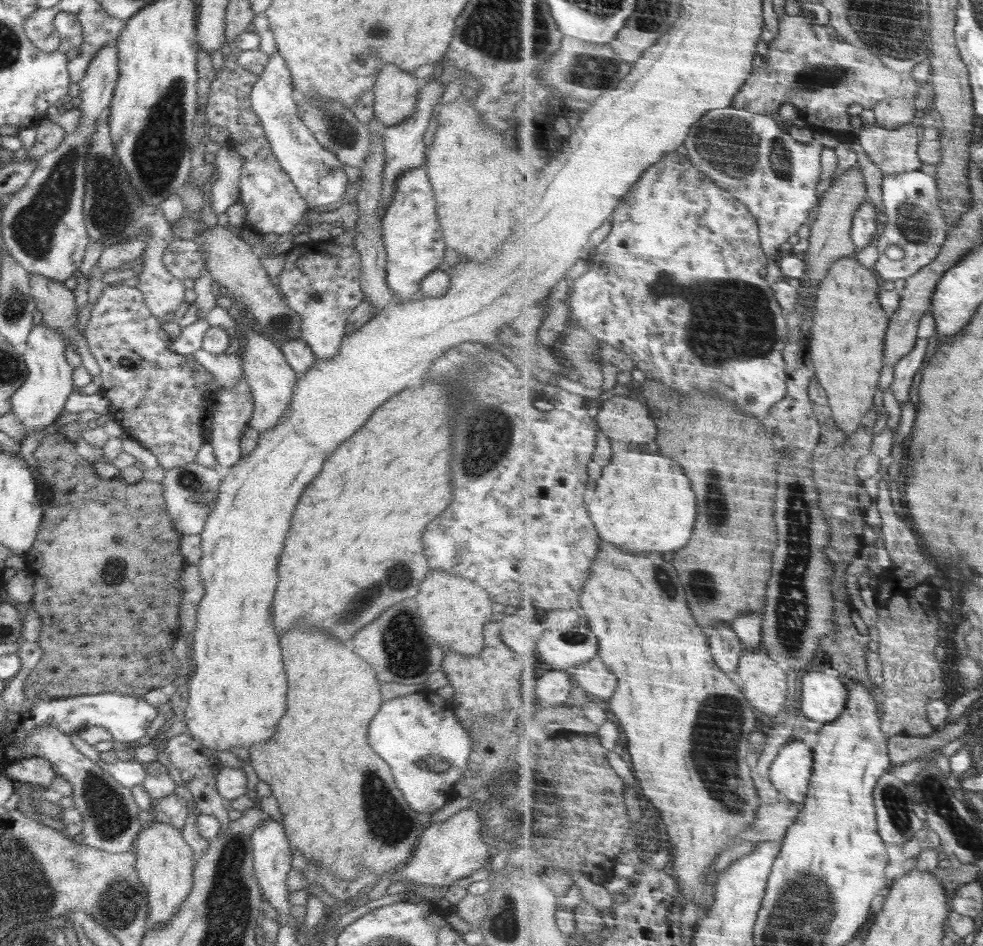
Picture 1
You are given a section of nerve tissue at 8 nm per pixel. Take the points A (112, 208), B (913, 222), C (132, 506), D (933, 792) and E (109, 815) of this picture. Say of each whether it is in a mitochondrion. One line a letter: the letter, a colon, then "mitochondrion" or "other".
A: mitochondrion
B: mitochondrion
C: other
D: mitochondrion
E: mitochondrion

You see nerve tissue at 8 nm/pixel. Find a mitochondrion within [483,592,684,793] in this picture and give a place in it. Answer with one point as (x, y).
(576, 635)

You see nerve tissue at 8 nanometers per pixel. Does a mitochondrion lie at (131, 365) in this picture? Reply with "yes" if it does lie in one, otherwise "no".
no

